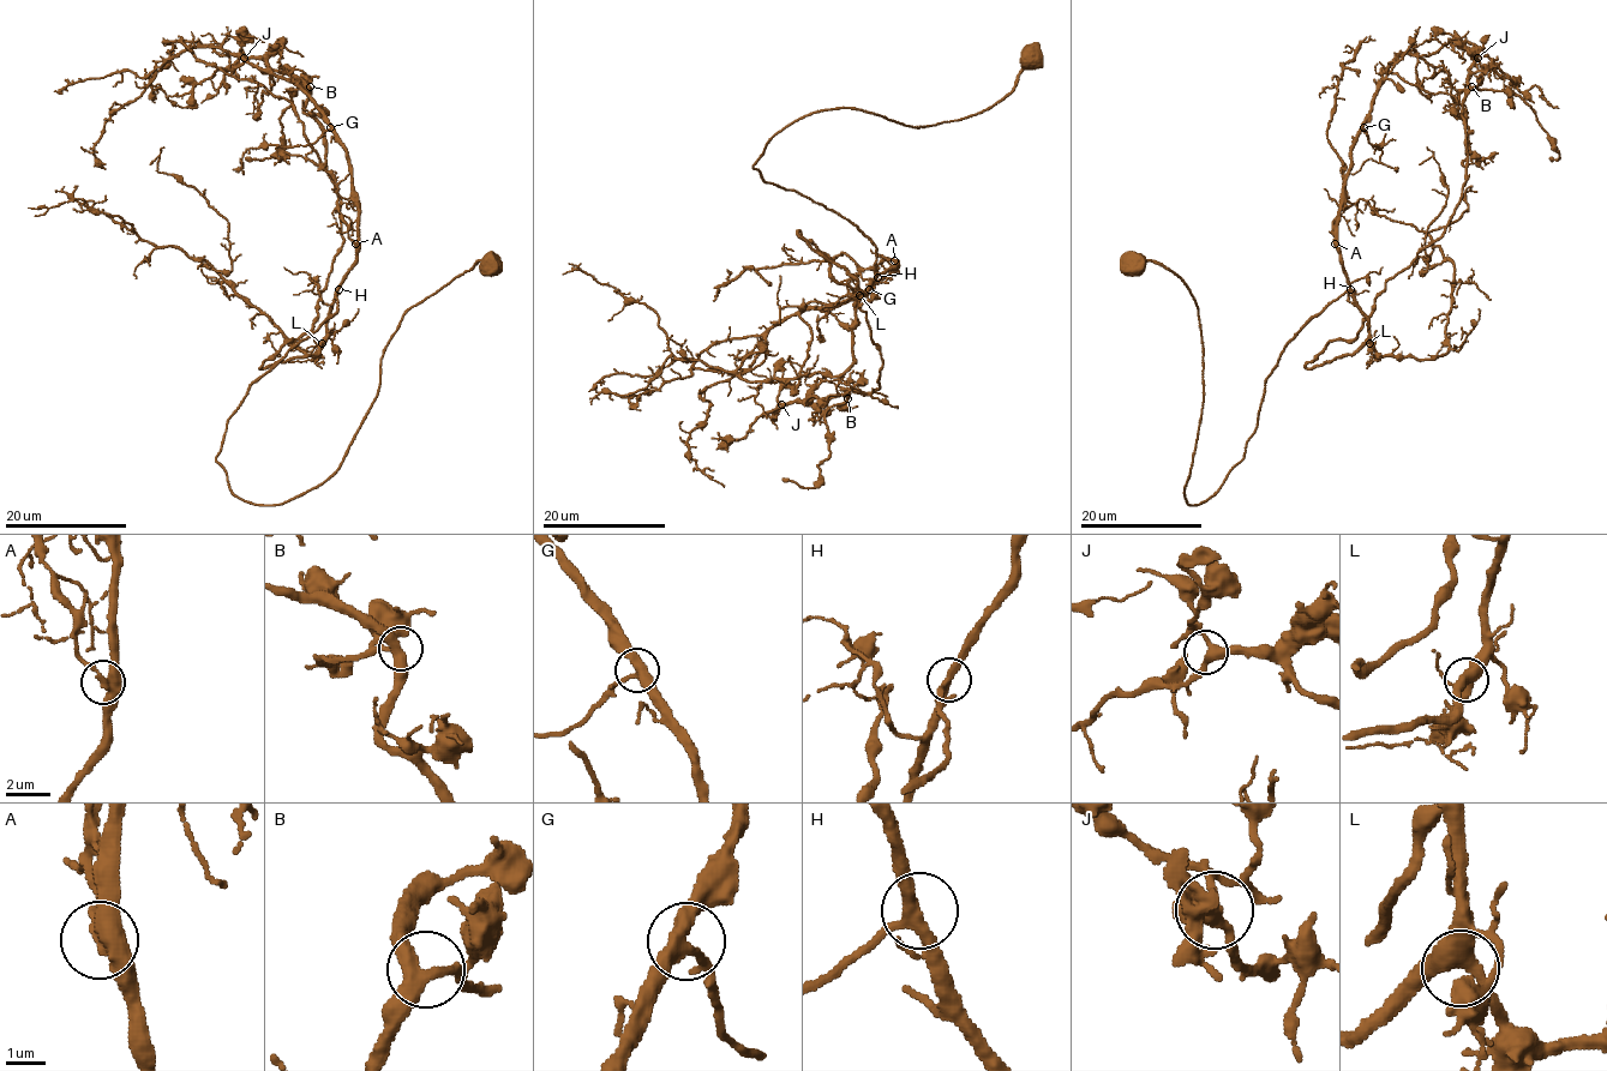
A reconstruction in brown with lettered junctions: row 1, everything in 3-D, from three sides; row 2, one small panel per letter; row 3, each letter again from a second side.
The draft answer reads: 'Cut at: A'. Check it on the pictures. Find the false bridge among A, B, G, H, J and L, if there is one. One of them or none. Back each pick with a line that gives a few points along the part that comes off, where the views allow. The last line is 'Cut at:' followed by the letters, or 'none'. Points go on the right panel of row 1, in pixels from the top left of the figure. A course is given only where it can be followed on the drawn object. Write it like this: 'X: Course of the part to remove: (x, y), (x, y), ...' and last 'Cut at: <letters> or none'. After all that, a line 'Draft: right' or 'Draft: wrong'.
A: Course of the part to remove: (1333, 245), (1332, 222), (1347, 190), (1343, 162), (1327, 142), (1327, 122), (1343, 65), (1363, 42), (1375, 41)
Cut at: A
Draft: right

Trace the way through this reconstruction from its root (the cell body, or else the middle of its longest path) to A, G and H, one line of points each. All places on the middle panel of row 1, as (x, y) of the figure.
A: (1030, 58), (975, 114), (912, 127), (827, 108), (767, 143), (765, 181), (849, 220), (877, 274), (894, 259)
G: (1030, 58), (975, 114), (827, 108), (767, 143), (765, 181), (849, 220), (877, 274), (897, 263), (869, 289)
H: (1030, 58), (975, 114), (912, 127), (827, 108), (767, 143), (761, 178), (849, 220), (875, 247), (877, 277)

